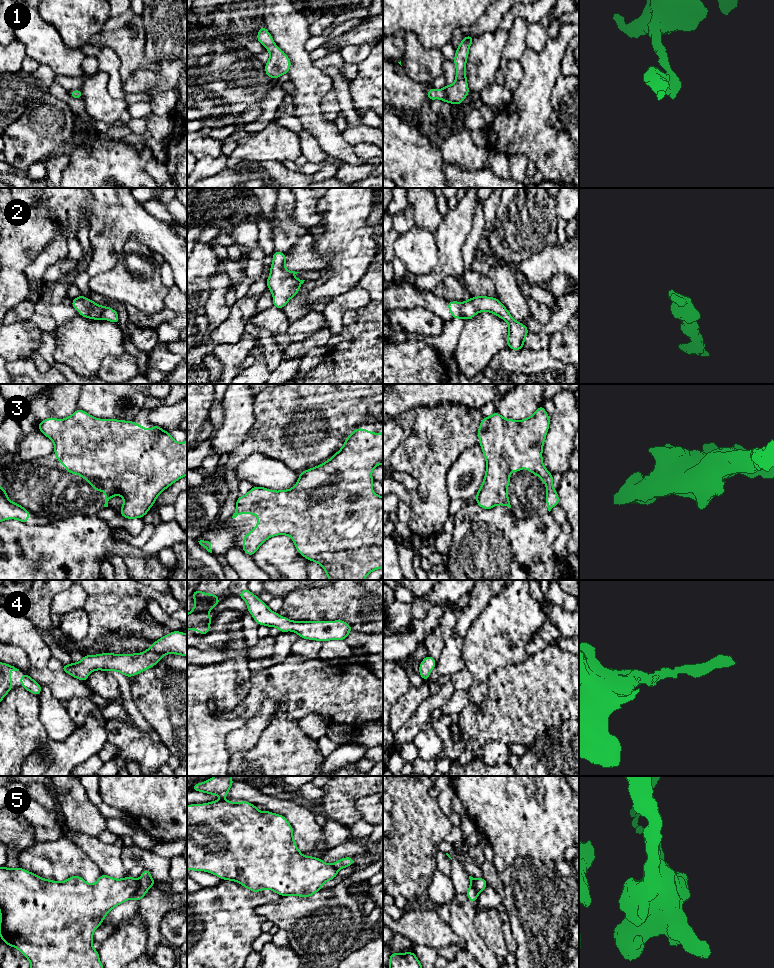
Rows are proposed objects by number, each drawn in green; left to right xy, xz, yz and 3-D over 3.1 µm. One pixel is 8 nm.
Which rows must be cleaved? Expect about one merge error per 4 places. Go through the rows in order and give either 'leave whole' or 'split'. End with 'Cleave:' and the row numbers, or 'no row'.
1: leave whole
2: leave whole
3: leave whole
4: leave whole
5: split
Cleave: 5

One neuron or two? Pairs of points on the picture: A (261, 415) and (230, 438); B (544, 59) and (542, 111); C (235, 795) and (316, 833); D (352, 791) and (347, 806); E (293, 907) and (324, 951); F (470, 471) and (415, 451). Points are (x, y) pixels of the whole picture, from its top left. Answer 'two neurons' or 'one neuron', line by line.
A: two neurons
B: one neuron
C: one neuron
D: one neuron
E: one neuron
F: two neurons

